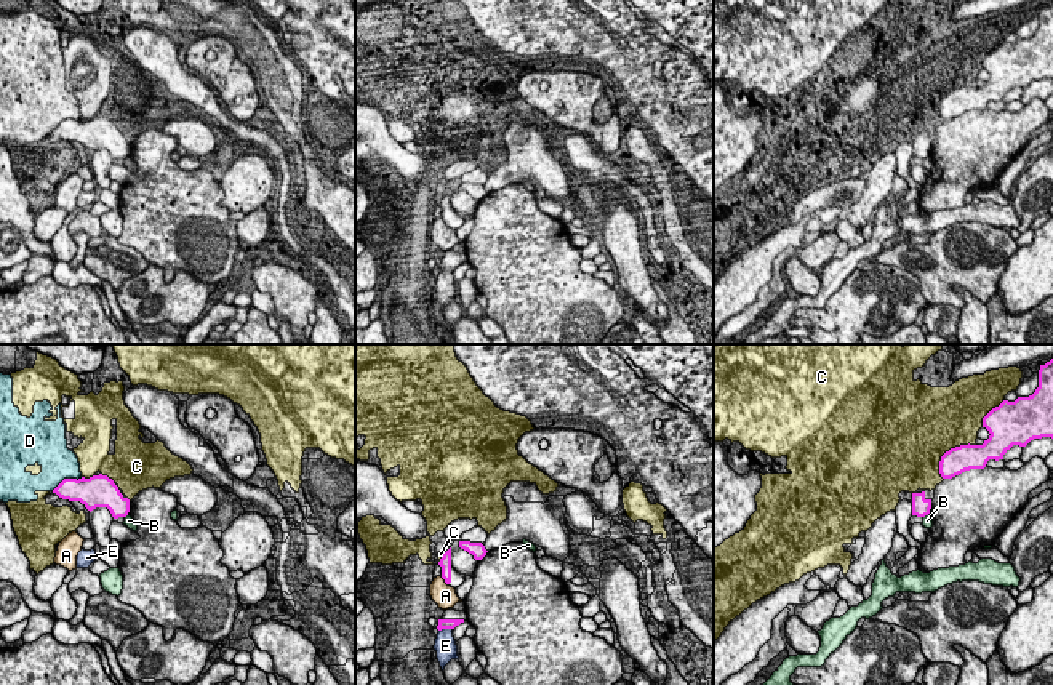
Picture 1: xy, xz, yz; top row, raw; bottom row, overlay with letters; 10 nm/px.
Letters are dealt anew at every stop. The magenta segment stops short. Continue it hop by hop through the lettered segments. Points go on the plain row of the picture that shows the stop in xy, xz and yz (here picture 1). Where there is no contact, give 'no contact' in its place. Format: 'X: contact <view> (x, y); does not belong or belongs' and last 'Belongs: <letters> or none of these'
A: contact xz (445, 223); does not belong
B: contact yz (925, 156); does not belong
C: contact yz (949, 92); does not belong
D: contact xy (66, 120); does not belong
E: contact xz (445, 269); does not belong
Belongs: none of these

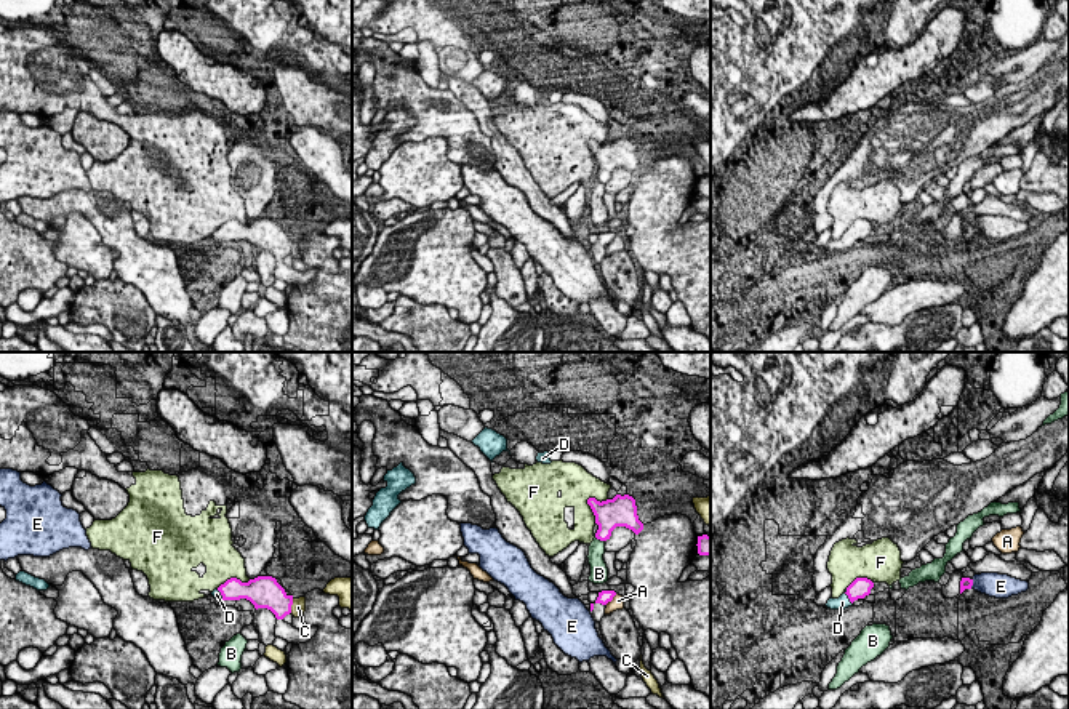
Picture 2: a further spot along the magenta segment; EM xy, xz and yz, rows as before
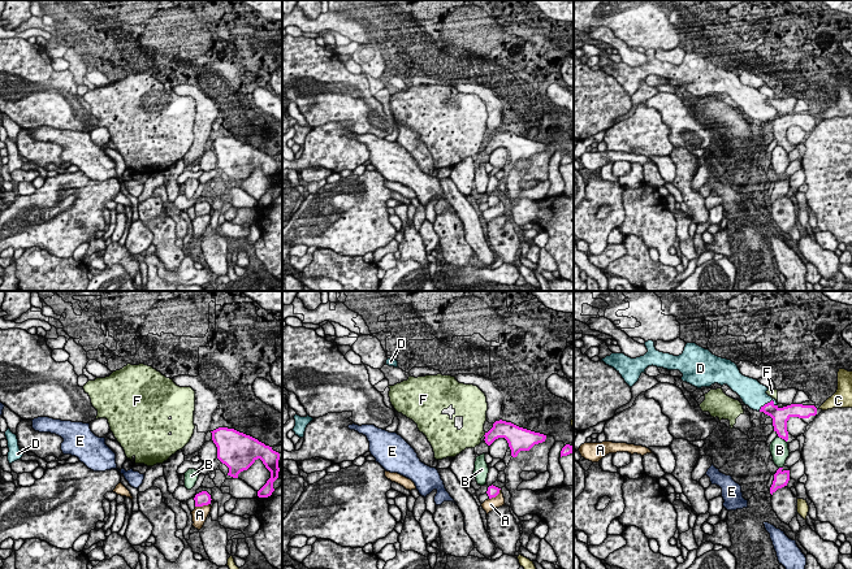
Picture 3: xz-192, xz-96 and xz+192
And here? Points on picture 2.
A: contact xz (610, 242); does not belong
B: contact xz (600, 181); does not belong
C: contact xy (292, 245); does not belong
D: contact yz (848, 239); belongs
E: contact yz (972, 226); does not belong
F: contact xz (588, 143); does not belong
Belongs: D

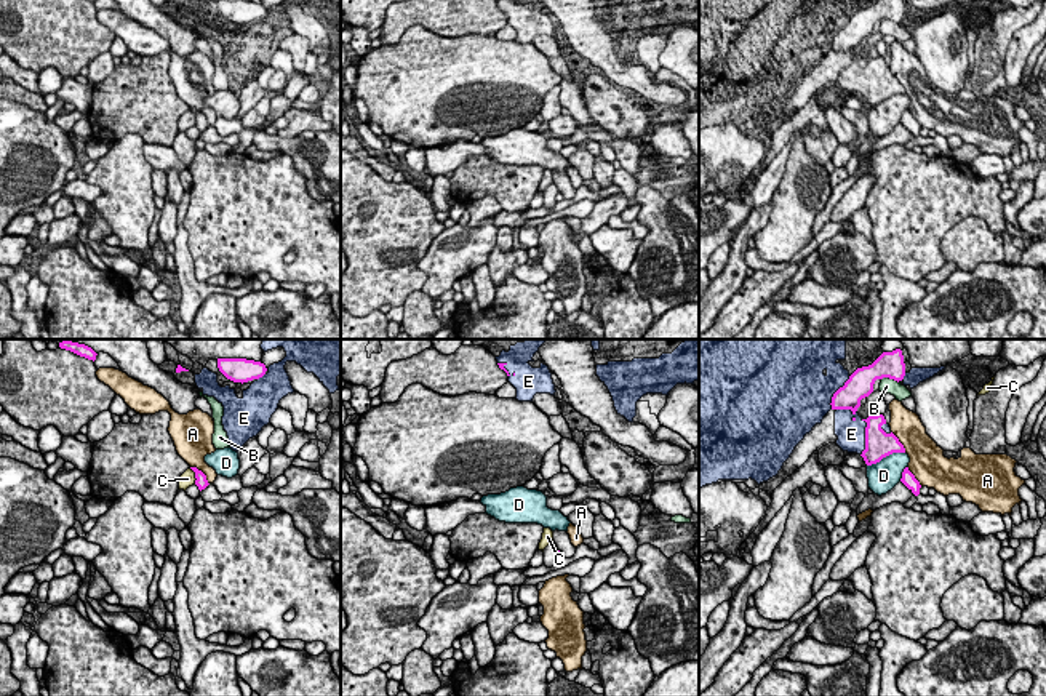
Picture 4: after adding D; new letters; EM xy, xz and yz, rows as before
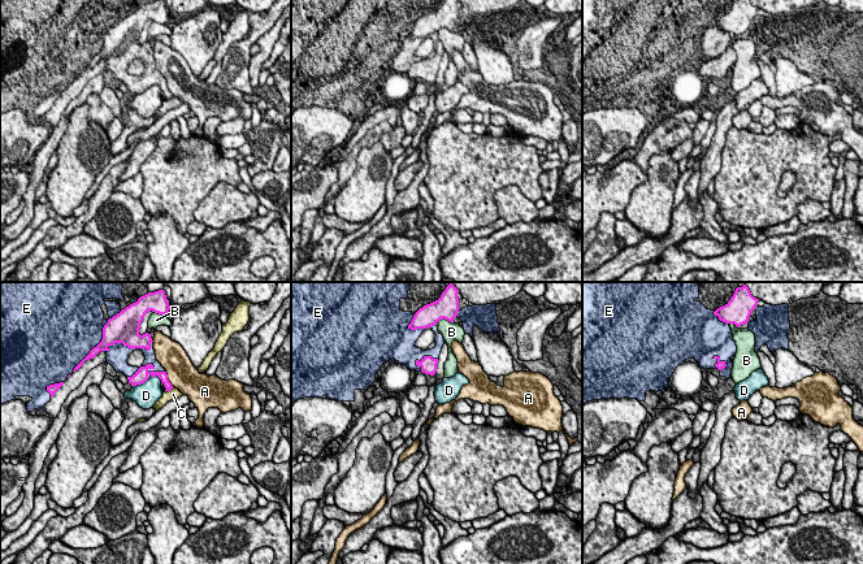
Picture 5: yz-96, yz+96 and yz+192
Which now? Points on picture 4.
A: contact xy (202, 114); does not belong
B: contact yz (890, 20); does not belong
C: contact xy (195, 117); does not belong
D: contact yz (885, 98); does not belong
E: contact yz (866, 79); does not belong
Belongs: none of these

